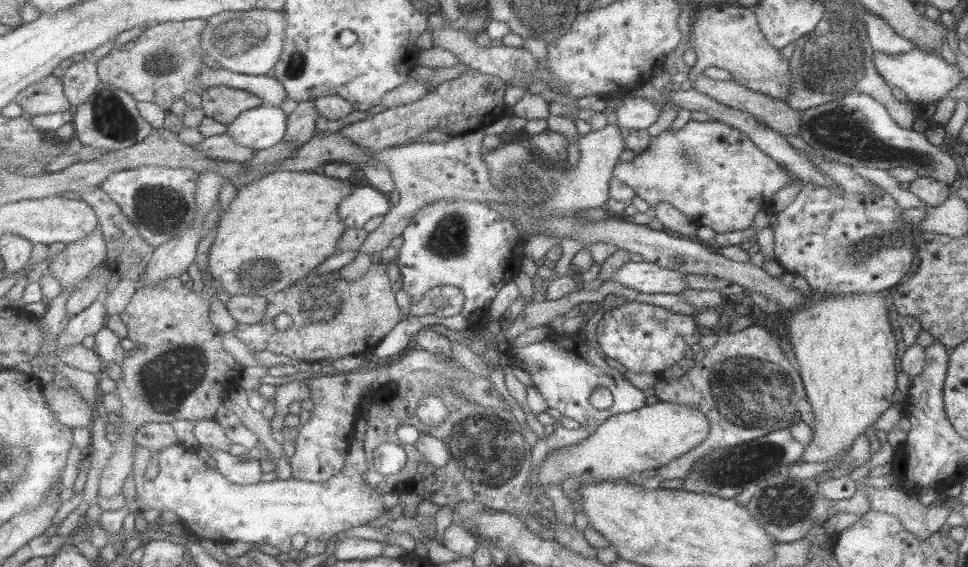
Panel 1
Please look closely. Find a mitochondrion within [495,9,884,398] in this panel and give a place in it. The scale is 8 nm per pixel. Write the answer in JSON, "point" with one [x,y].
{"point":[836,59]}

